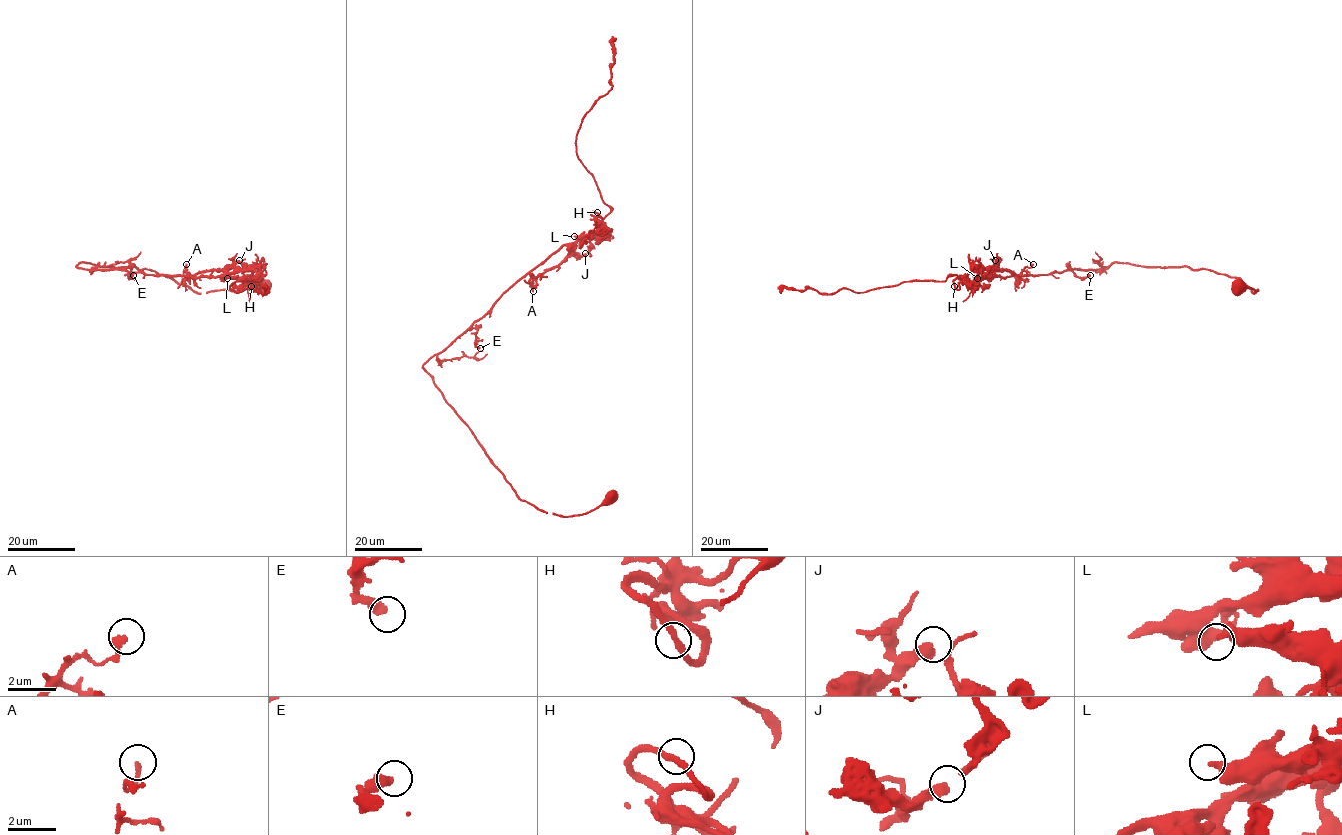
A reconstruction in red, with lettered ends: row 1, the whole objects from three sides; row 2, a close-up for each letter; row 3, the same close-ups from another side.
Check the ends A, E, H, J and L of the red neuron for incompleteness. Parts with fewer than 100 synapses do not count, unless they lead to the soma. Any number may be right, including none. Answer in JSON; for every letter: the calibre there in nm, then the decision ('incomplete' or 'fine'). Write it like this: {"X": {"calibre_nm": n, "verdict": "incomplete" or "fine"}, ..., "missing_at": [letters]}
{"A": {"calibre_nm": 200, "verdict": "fine"}, "E": {"calibre_nm": 400, "verdict": "fine"}, "H": {"calibre_nm": 280, "verdict": "fine"}, "J": {"calibre_nm": 190, "verdict": "fine"}, "L": {"calibre_nm": 380, "verdict": "fine"}, "missing_at": []}

